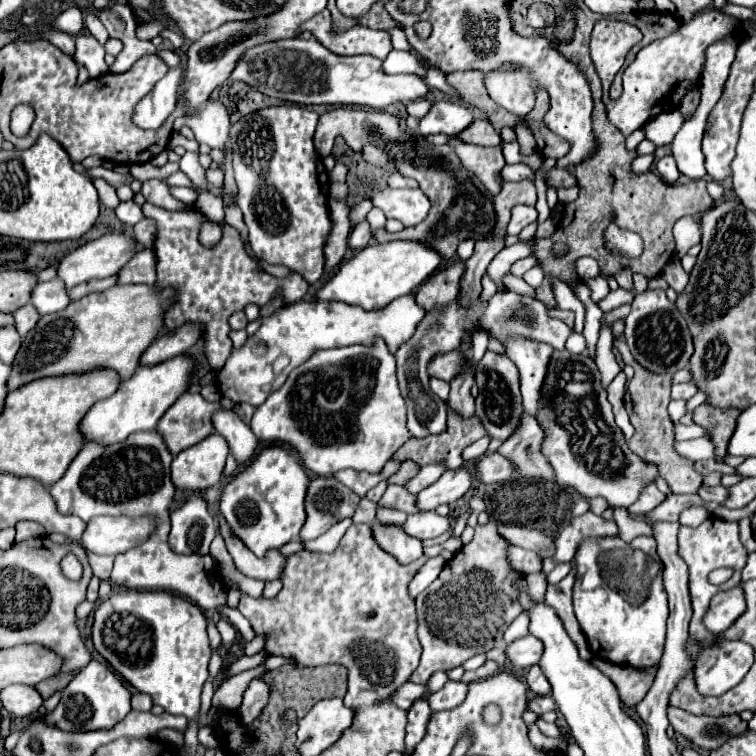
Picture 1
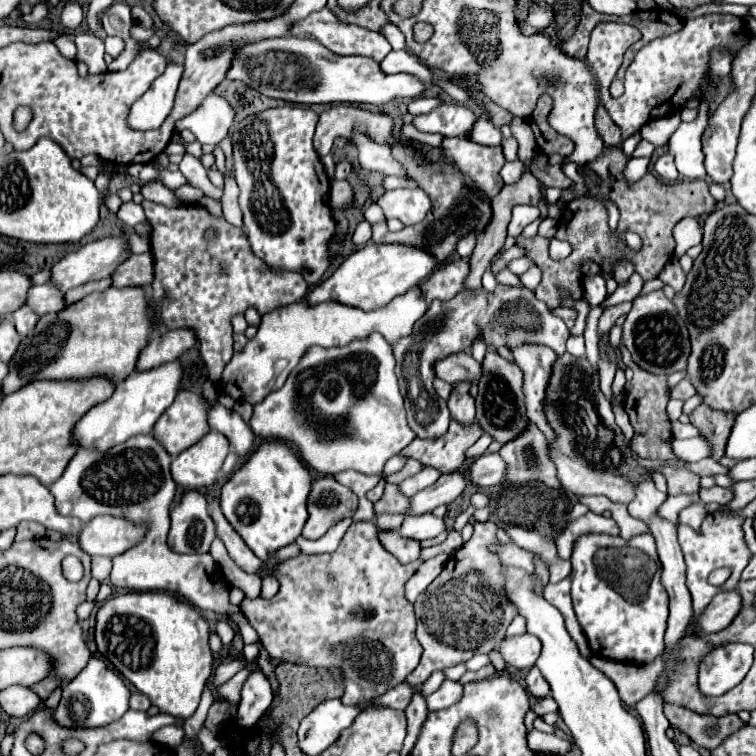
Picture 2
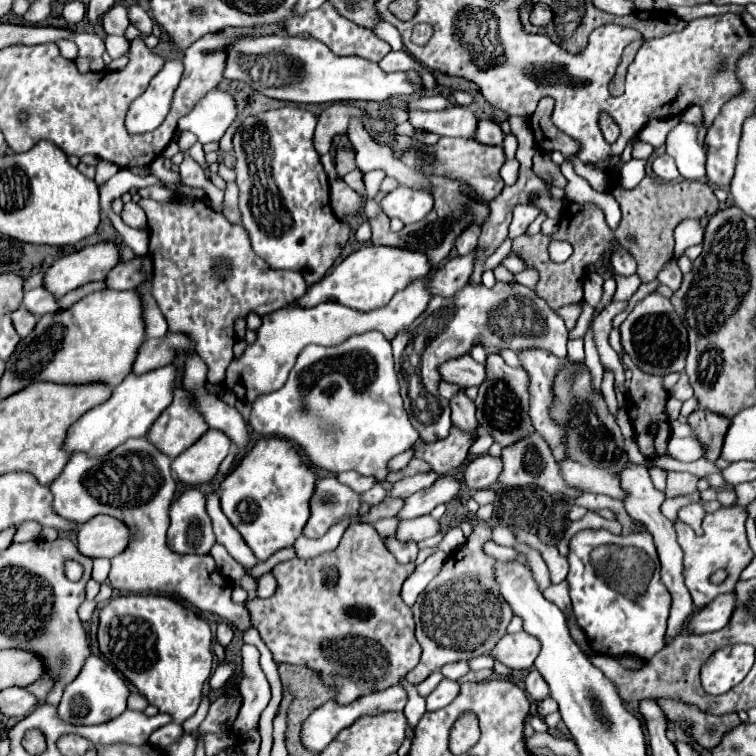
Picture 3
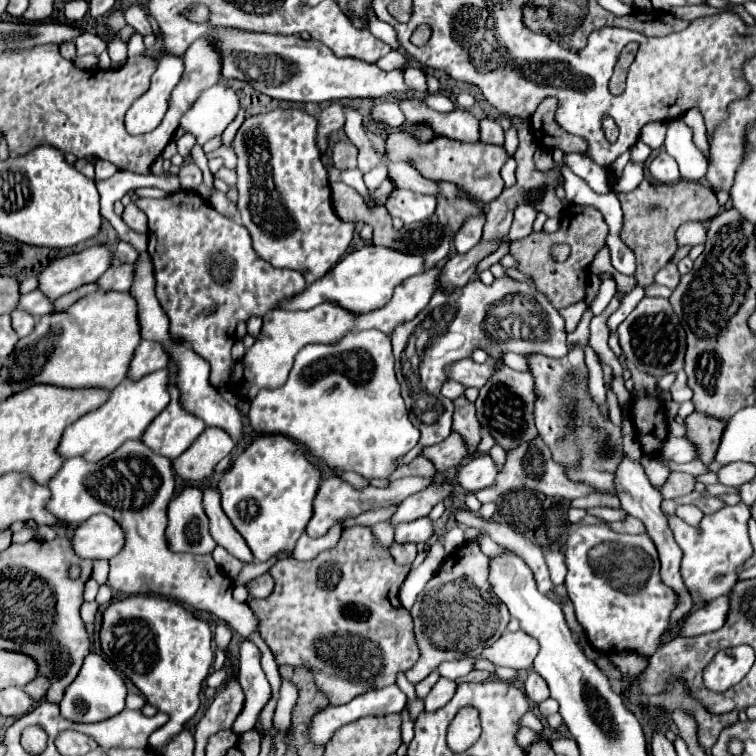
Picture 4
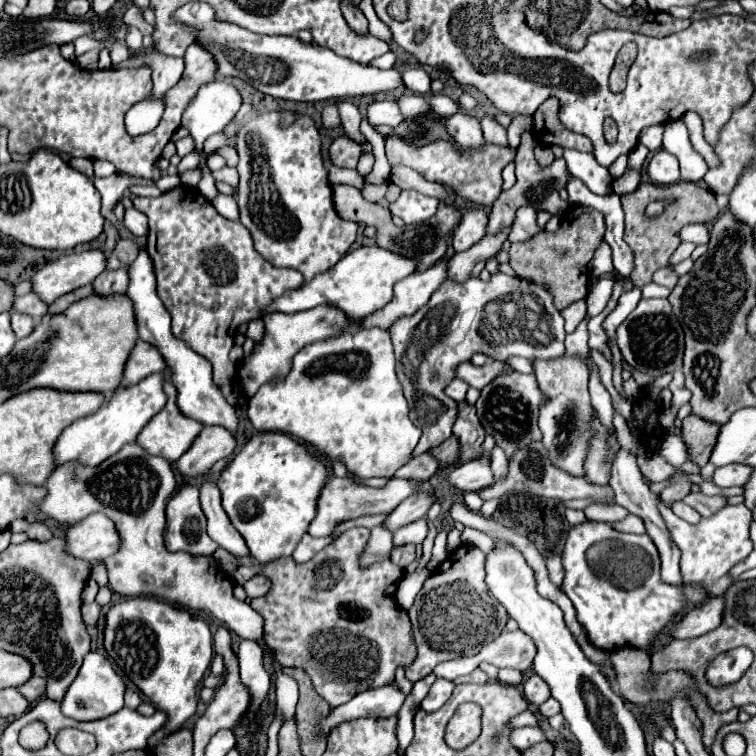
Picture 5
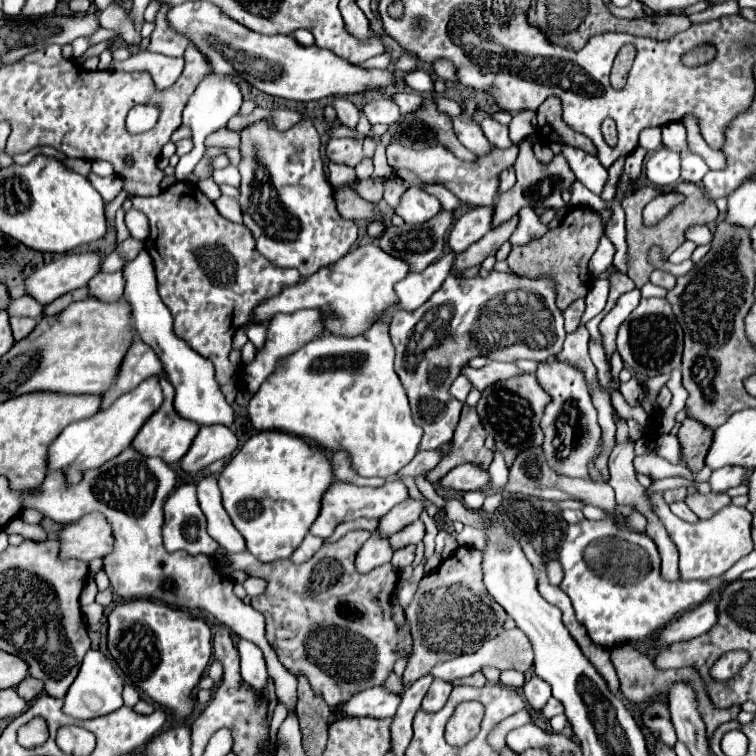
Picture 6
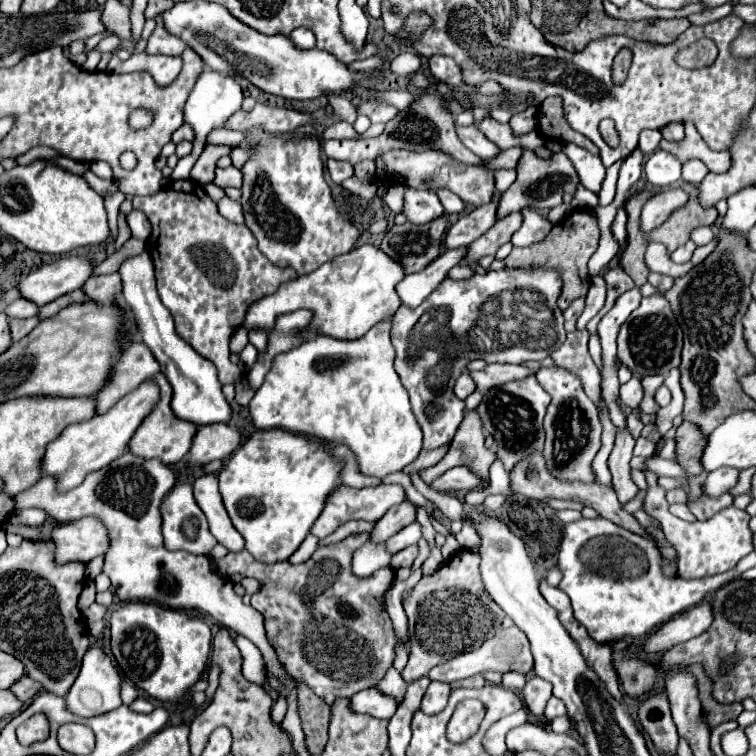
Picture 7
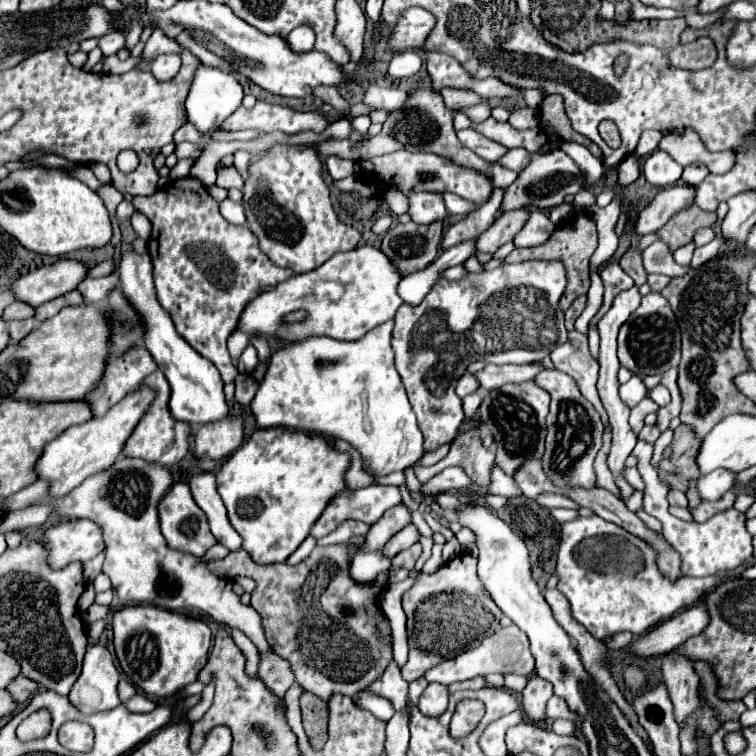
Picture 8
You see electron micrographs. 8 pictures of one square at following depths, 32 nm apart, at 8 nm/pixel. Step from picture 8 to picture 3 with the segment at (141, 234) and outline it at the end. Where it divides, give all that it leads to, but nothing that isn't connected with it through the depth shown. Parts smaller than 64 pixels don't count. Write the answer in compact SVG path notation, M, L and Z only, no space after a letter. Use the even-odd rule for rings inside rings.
M134 202L124 204L124 208L122 208L122 212L120 212L120 218L122 218L124 224L128 224L130 228L142 228L142 224L146 226L146 214L144 214L144 210L142 210L138 204L134 204Z

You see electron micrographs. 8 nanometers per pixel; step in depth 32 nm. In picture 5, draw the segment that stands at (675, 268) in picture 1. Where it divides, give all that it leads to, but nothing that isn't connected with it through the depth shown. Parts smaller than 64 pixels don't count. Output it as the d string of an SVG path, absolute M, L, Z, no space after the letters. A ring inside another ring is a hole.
M660 268L656 274L654 274L654 278L652 278L656 284L662 284L662 286L666 286L666 288L674 288L676 286L676 282L678 282L678 274L672 270L672 268Z

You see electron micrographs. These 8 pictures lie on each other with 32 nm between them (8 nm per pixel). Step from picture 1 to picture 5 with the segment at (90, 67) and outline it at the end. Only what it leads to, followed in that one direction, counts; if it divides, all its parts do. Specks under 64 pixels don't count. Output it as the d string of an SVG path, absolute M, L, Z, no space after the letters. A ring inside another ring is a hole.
M88 34L88 36L76 38L76 40L74 40L74 46L76 46L76 56L82 56L84 52L94 50L94 48L102 50L102 48L104 48L104 42L100 42L100 40L96 40L92 34Z

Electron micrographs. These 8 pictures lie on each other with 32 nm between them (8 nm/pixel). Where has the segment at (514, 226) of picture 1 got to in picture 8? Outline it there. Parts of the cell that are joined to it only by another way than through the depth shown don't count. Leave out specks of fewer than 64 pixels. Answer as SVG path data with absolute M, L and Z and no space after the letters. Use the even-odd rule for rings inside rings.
M530 210L528 212L528 224L524 224L524 228L514 236L514 246L542 244L548 240L552 230L554 230L554 224L548 220L546 214L538 212L538 210Z

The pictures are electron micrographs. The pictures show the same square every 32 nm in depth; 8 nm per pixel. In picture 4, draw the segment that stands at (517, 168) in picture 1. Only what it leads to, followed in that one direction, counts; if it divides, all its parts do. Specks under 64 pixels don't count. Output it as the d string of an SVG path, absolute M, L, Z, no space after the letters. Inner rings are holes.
M510 158L510 160L504 164L504 168L502 168L502 178L504 178L506 186L512 186L512 184L516 182L516 160L514 160L514 158Z

